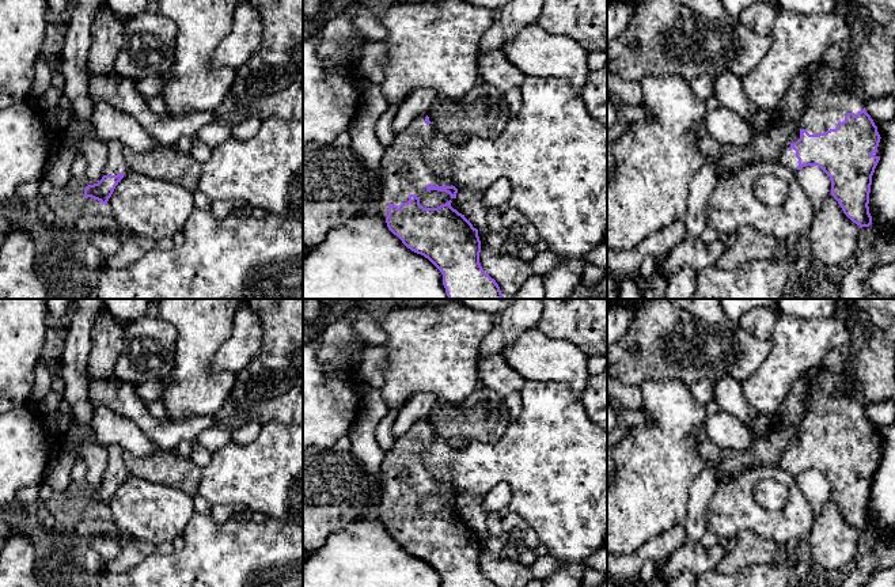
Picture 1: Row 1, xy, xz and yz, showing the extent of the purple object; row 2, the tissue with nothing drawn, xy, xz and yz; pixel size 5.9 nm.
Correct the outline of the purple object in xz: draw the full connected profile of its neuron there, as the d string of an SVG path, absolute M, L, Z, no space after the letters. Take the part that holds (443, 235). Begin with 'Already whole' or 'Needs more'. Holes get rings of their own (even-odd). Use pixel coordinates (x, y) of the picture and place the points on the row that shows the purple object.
Needs more. M421 114L417 115L405 130L397 133L392 143L384 148L380 159L380 216L388 230L397 235L407 249L428 258L441 272L443 285L448 299L504 299L496 280L485 273L479 264L481 241L478 230L473 227L464 215L451 207L451 200L456 198L458 189L452 186L451 182L432 174L424 162L424 148L432 133L433 126L429 117ZM431 190L445 192L451 196L451 200L437 208L424 208L420 204L420 197Z

